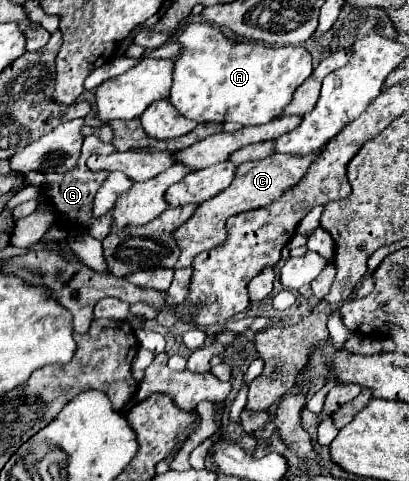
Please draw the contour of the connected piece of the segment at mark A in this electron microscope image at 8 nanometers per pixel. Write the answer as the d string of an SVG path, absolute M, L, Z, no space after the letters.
M193 22L177 36L185 52L175 58L171 104L195 122L237 122L241 126L267 124L283 114L291 96L311 72L311 54L305 46L265 46L263 42L231 44L219 28Z

